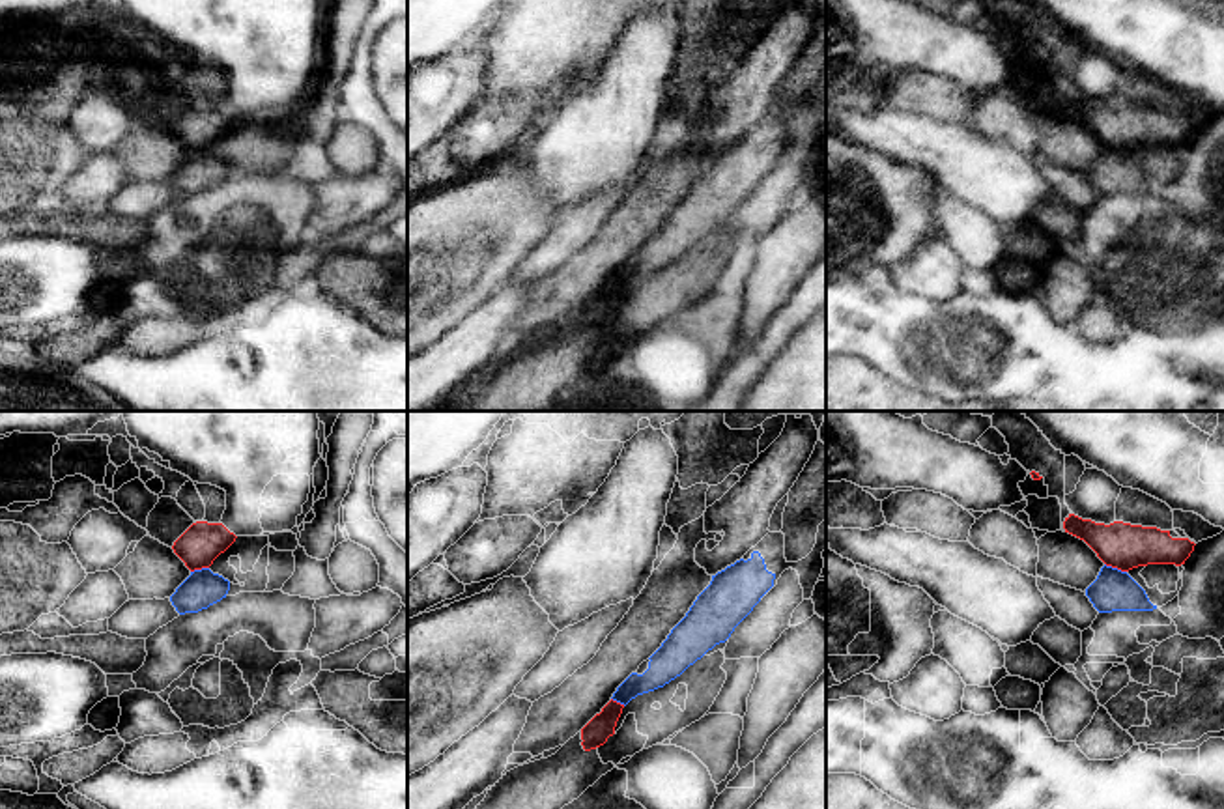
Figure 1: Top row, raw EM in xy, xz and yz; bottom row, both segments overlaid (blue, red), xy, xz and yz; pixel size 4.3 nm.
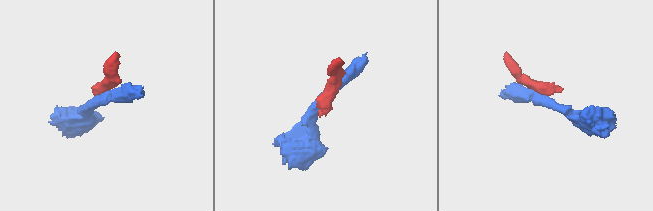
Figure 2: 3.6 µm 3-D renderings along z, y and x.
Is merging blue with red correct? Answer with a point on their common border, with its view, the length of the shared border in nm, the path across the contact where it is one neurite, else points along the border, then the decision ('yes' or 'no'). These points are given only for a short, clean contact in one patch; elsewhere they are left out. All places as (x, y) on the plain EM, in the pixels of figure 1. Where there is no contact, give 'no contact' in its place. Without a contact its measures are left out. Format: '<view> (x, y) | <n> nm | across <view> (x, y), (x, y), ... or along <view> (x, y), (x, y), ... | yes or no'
yz (1116, 150) | 100 nm | along yz (1105, 144), (1125, 154) | no

